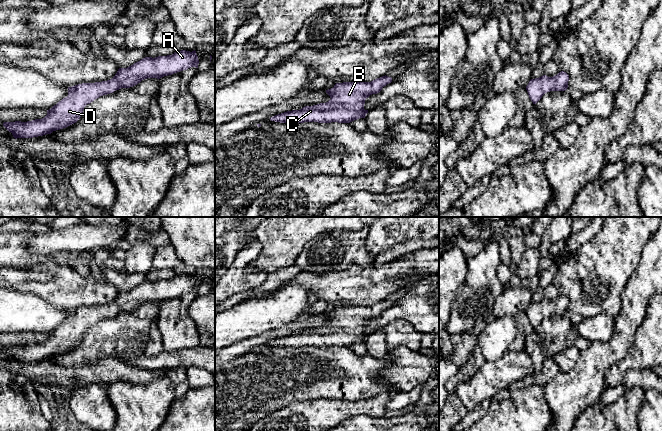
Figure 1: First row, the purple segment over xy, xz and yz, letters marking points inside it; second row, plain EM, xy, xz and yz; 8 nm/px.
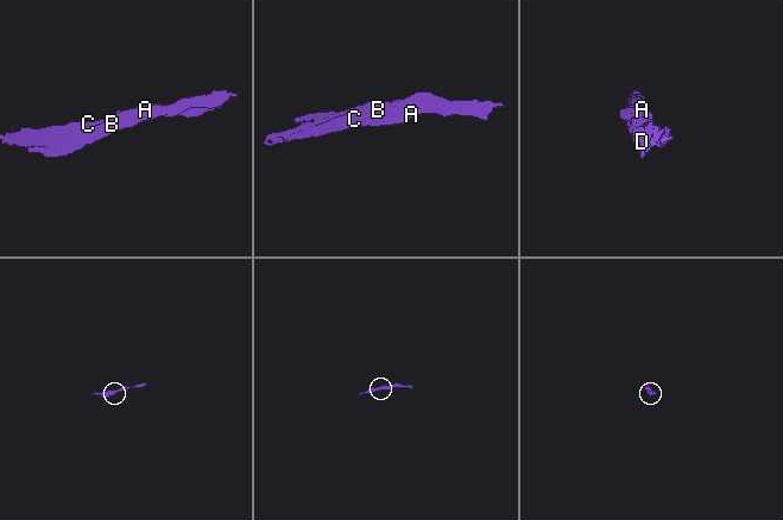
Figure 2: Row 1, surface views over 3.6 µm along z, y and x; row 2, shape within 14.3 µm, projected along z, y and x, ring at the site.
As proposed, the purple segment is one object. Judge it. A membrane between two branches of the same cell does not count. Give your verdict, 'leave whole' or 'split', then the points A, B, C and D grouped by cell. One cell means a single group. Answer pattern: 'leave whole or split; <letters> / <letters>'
leave whole; A B C D

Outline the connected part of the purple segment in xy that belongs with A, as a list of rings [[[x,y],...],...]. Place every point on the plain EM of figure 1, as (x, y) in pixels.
[[[181,274],[176,275],[172,279],[158,280],[155,282],[145,281],[127,292],[119,292],[115,300],[110,304],[95,307],[82,307],[68,311],[68,320],[59,325],[51,333],[47,334],[47,339],[42,343],[35,343],[27,346],[4,346],[3,350],[12,357],[15,363],[33,362],[51,358],[53,355],[66,352],[76,347],[80,343],[84,331],[100,320],[113,317],[121,312],[133,311],[147,302],[160,303],[164,300],[172,299],[191,291],[198,292],[198,288],[199,284],[195,274],[192,276]]]

